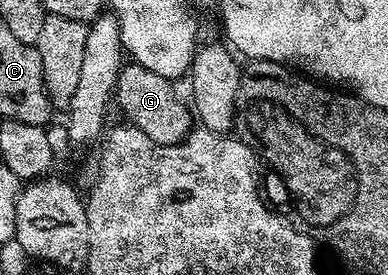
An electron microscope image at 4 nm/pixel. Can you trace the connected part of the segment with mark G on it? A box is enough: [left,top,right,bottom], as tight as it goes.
[114,63,194,145]

